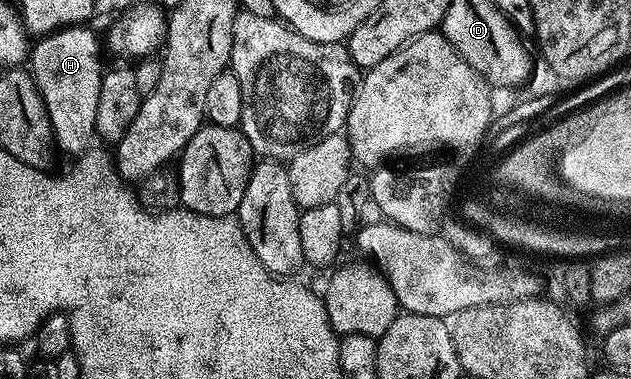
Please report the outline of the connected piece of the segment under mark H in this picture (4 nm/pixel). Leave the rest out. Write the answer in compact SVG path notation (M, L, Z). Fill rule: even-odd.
M86 25L65 26L52 34L42 35L29 50L29 73L41 92L49 112L55 145L72 156L92 149L96 141L97 96L101 96L104 69L99 66L99 46L95 34Z

